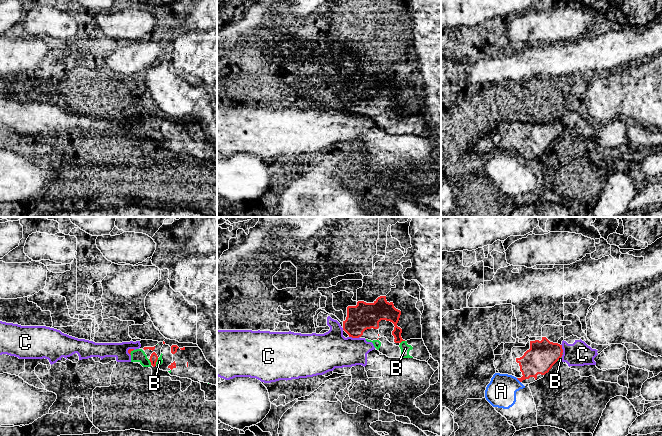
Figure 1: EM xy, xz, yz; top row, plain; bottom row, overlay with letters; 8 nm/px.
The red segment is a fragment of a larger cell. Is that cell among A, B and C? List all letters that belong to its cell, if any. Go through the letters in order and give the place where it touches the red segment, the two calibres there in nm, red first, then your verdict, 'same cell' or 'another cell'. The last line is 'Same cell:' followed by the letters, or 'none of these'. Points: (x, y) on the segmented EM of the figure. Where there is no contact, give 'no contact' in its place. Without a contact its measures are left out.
A: yz (518, 379) | 240/240 nm | another cell
B: xy (150, 361) | 70/110 nm | same cell
C: xz (354, 337) | 220/300 nm | another cell
Same cell: B

